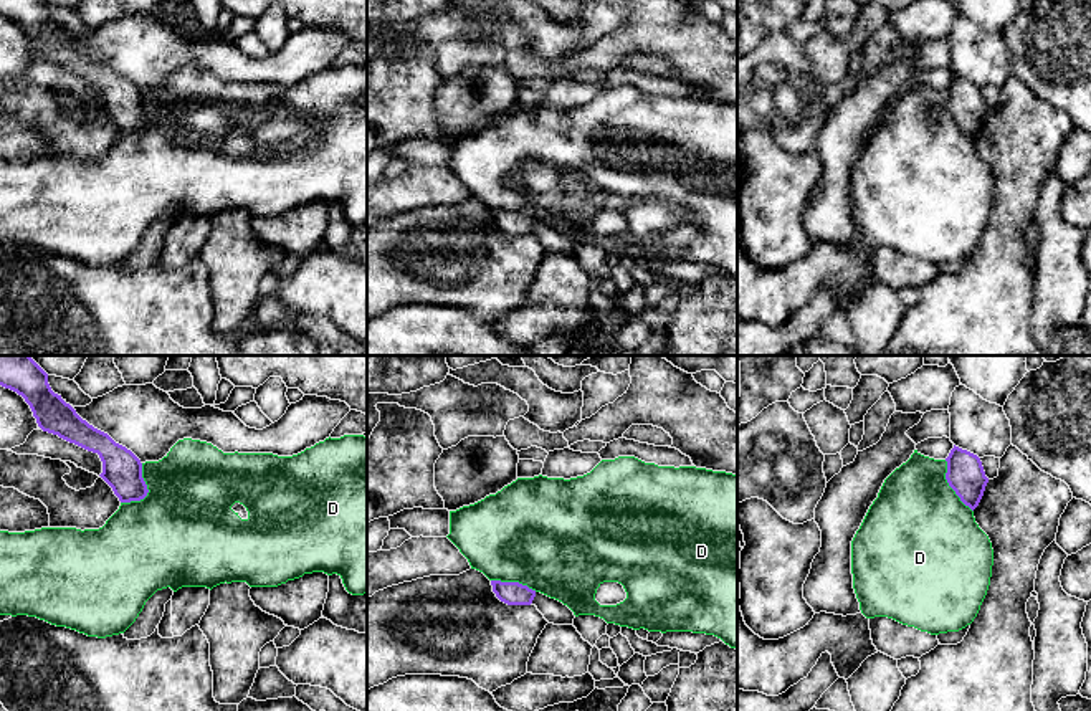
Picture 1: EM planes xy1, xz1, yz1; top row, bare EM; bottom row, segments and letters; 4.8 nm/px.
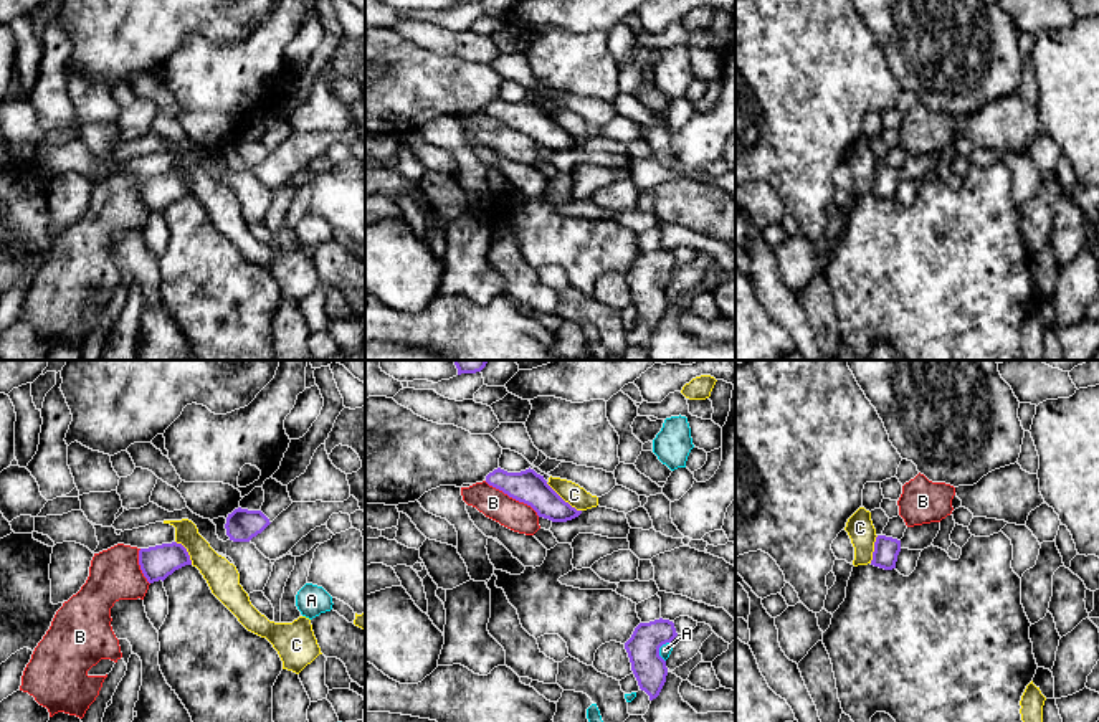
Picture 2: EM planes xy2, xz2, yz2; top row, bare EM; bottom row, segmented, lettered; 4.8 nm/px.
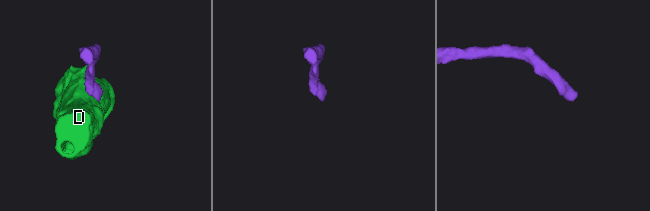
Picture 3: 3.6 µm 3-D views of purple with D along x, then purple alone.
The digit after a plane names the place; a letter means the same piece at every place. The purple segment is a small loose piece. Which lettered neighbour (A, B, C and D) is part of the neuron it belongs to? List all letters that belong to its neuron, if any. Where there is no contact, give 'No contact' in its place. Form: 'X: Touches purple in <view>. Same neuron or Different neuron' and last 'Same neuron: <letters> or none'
A: Touches purple in xz2. Different neuron
B: Touches purple in xz2. Different neuron
C: Touches purple in xz2. Different neuron
D: Touches purple in xy1. Different neuron
Same neuron: none

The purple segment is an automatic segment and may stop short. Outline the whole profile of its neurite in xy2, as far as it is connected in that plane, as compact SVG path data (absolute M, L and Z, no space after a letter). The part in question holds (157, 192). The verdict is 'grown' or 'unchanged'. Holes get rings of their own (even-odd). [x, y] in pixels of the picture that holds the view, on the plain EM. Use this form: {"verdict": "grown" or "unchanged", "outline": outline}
{"verdict": "unchanged", "outline": "M162 173L139 180L139 195L149 213L165 210L175 200L192 195L190 185L182 173Z"}

